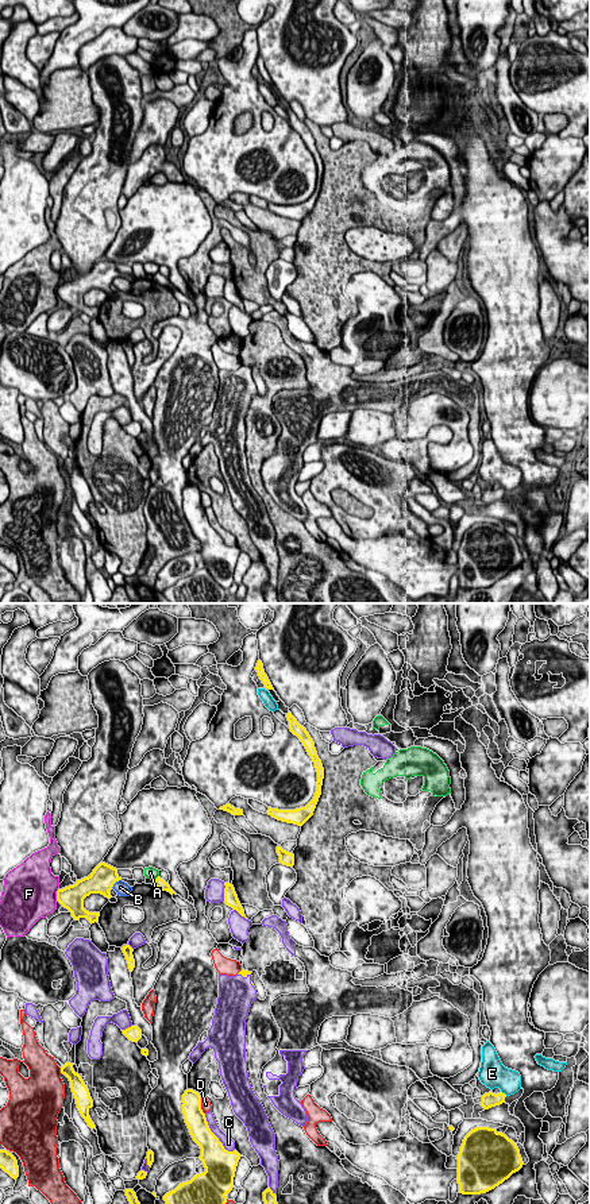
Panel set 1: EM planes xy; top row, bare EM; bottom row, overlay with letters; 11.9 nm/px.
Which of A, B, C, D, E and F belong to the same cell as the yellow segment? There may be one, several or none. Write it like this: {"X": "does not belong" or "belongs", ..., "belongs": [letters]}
{"A": "does not belong", "B": "does not belong", "C": "does not belong", "D": "does not belong", "E": "does not belong", "F": "does not belong", "belongs": []}

